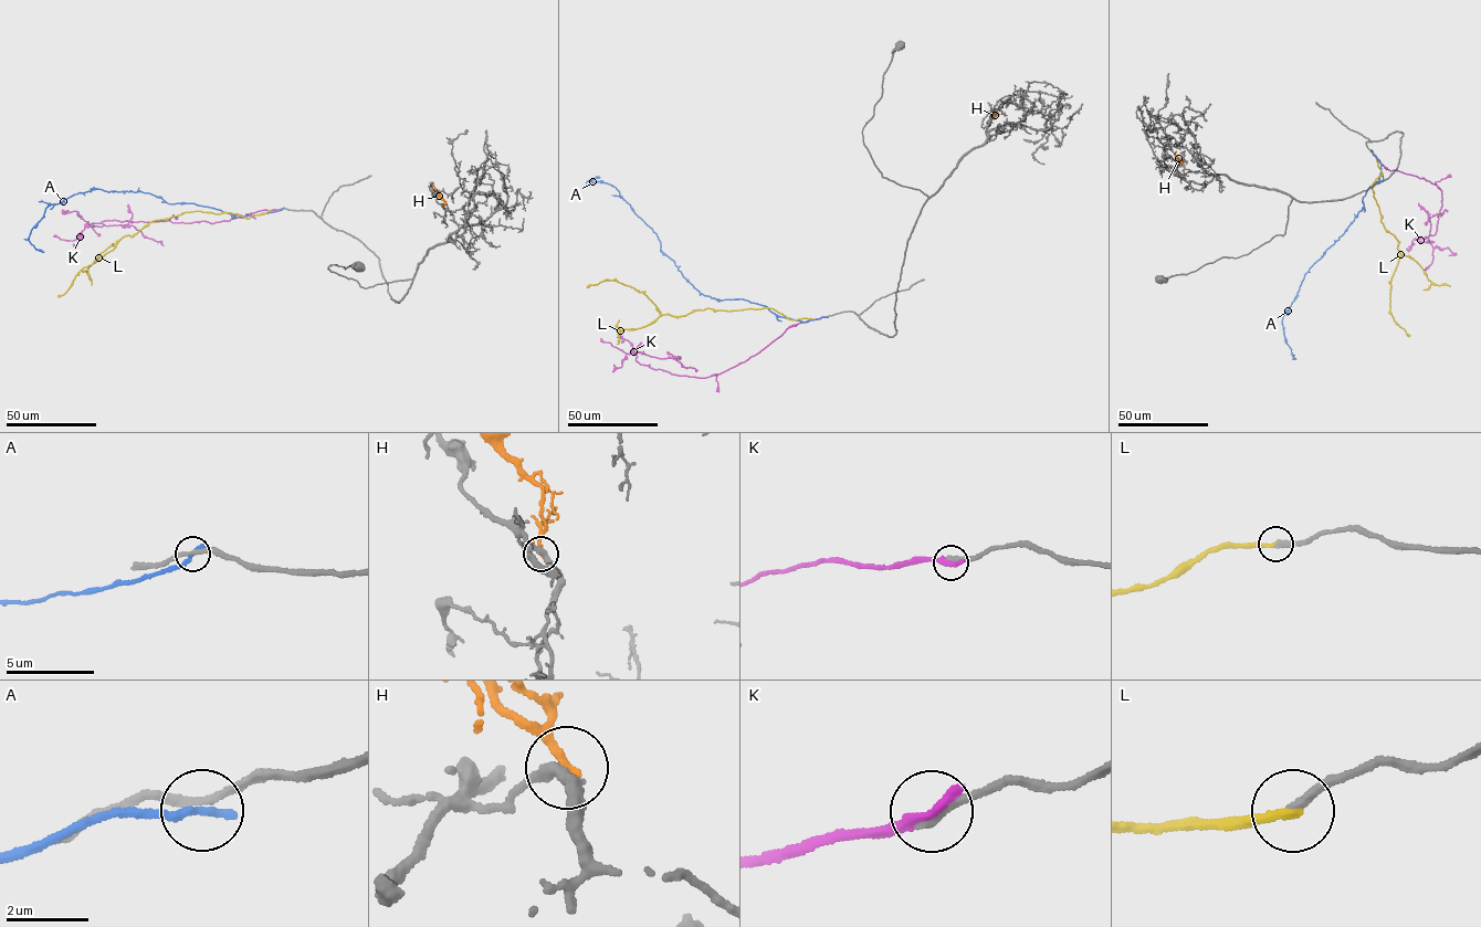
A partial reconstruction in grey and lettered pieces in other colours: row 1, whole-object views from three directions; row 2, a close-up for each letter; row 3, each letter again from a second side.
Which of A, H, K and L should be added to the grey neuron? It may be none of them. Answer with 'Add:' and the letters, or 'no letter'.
Add: L

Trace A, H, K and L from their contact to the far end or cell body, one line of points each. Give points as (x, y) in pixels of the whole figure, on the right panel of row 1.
A: (1372, 151), (1380, 171), (1363, 197), (1365, 209), (1310, 267), (1283, 315), (1287, 343), (1293, 357)
H: (1184, 165), (1174, 155), (1176, 150)
K: (1374, 155), (1385, 168), (1424, 178), (1441, 190), (1437, 230), (1429, 241), (1428, 217), (1448, 211)
L: (1374, 155), (1383, 175), (1372, 186), (1374, 196), (1400, 254), (1390, 283), (1390, 314), (1409, 335)

